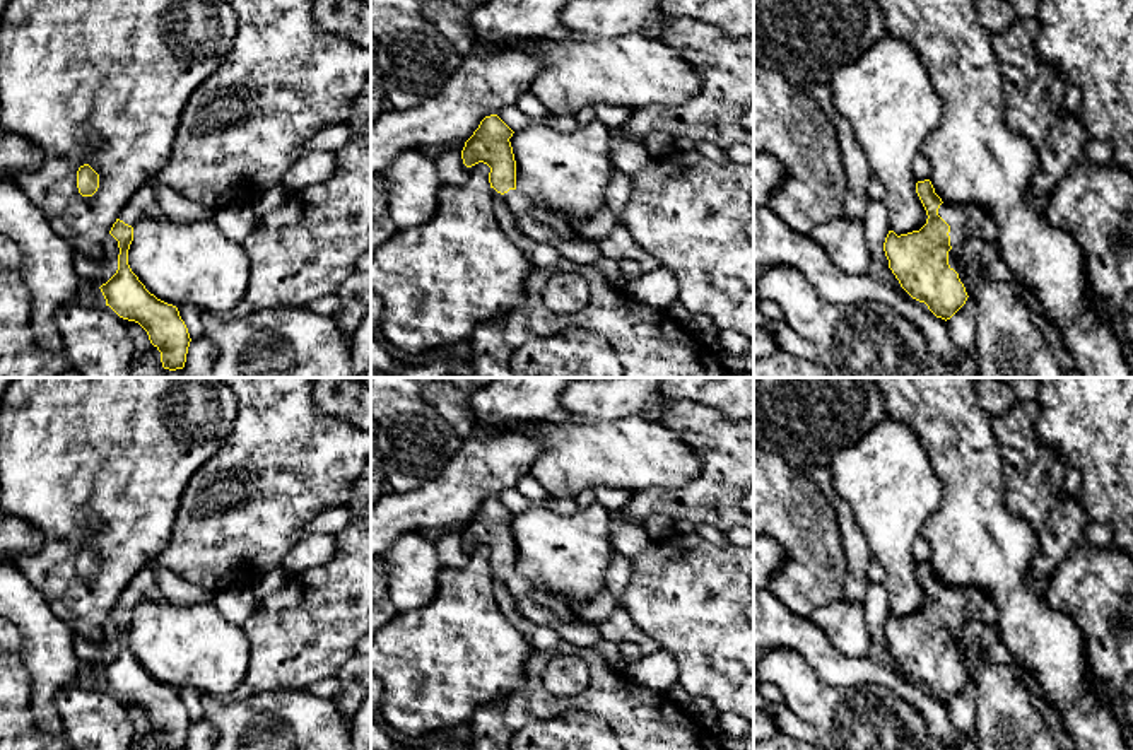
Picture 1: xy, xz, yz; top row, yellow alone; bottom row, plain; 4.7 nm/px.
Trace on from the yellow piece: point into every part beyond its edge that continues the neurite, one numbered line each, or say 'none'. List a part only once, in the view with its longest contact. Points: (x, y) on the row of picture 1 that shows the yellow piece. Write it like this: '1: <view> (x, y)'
1: yz (962, 221)

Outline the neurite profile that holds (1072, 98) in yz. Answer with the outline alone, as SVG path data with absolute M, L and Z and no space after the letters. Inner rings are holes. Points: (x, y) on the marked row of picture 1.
M1068 84L1063 92L1063 103L1053 118L1058 123L1066 114L1080 114L1082 109L1082 92L1077 85Z

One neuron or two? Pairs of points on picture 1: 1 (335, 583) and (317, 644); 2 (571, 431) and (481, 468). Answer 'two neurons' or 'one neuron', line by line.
1: one neuron
2: two neurons

